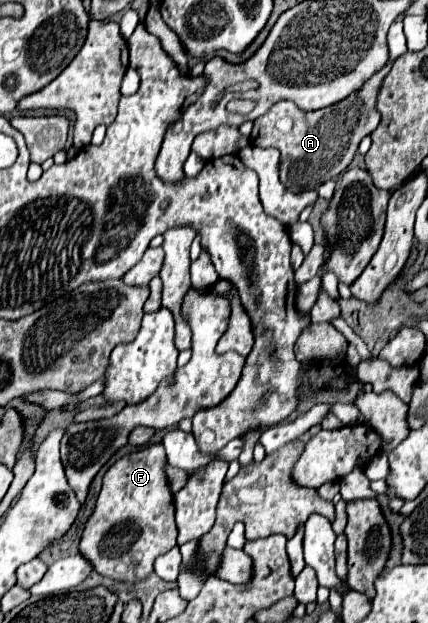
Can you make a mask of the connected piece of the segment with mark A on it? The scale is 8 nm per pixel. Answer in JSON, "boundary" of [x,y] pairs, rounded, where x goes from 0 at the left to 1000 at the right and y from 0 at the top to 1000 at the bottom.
{"boundary":[[[911,96],[846,144],[818,151],[818,157],[804,157],[799,164],[738,177],[738,180],[710,180],[687,164],[650,164],[640,167],[617,186],[593,193],[589,205],[589,231],[607,238],[650,238],[654,241],[654,273],[687,273],[692,289],[701,289],[701,279],[724,279],[724,286],[710,286],[710,292],[724,292],[724,305],[738,305],[762,289],[776,289],[794,283],[822,260],[836,231],[850,218],[860,218],[888,196],[888,183],[879,177],[879,157],[883,144],[911,116],[921,96]]]}

